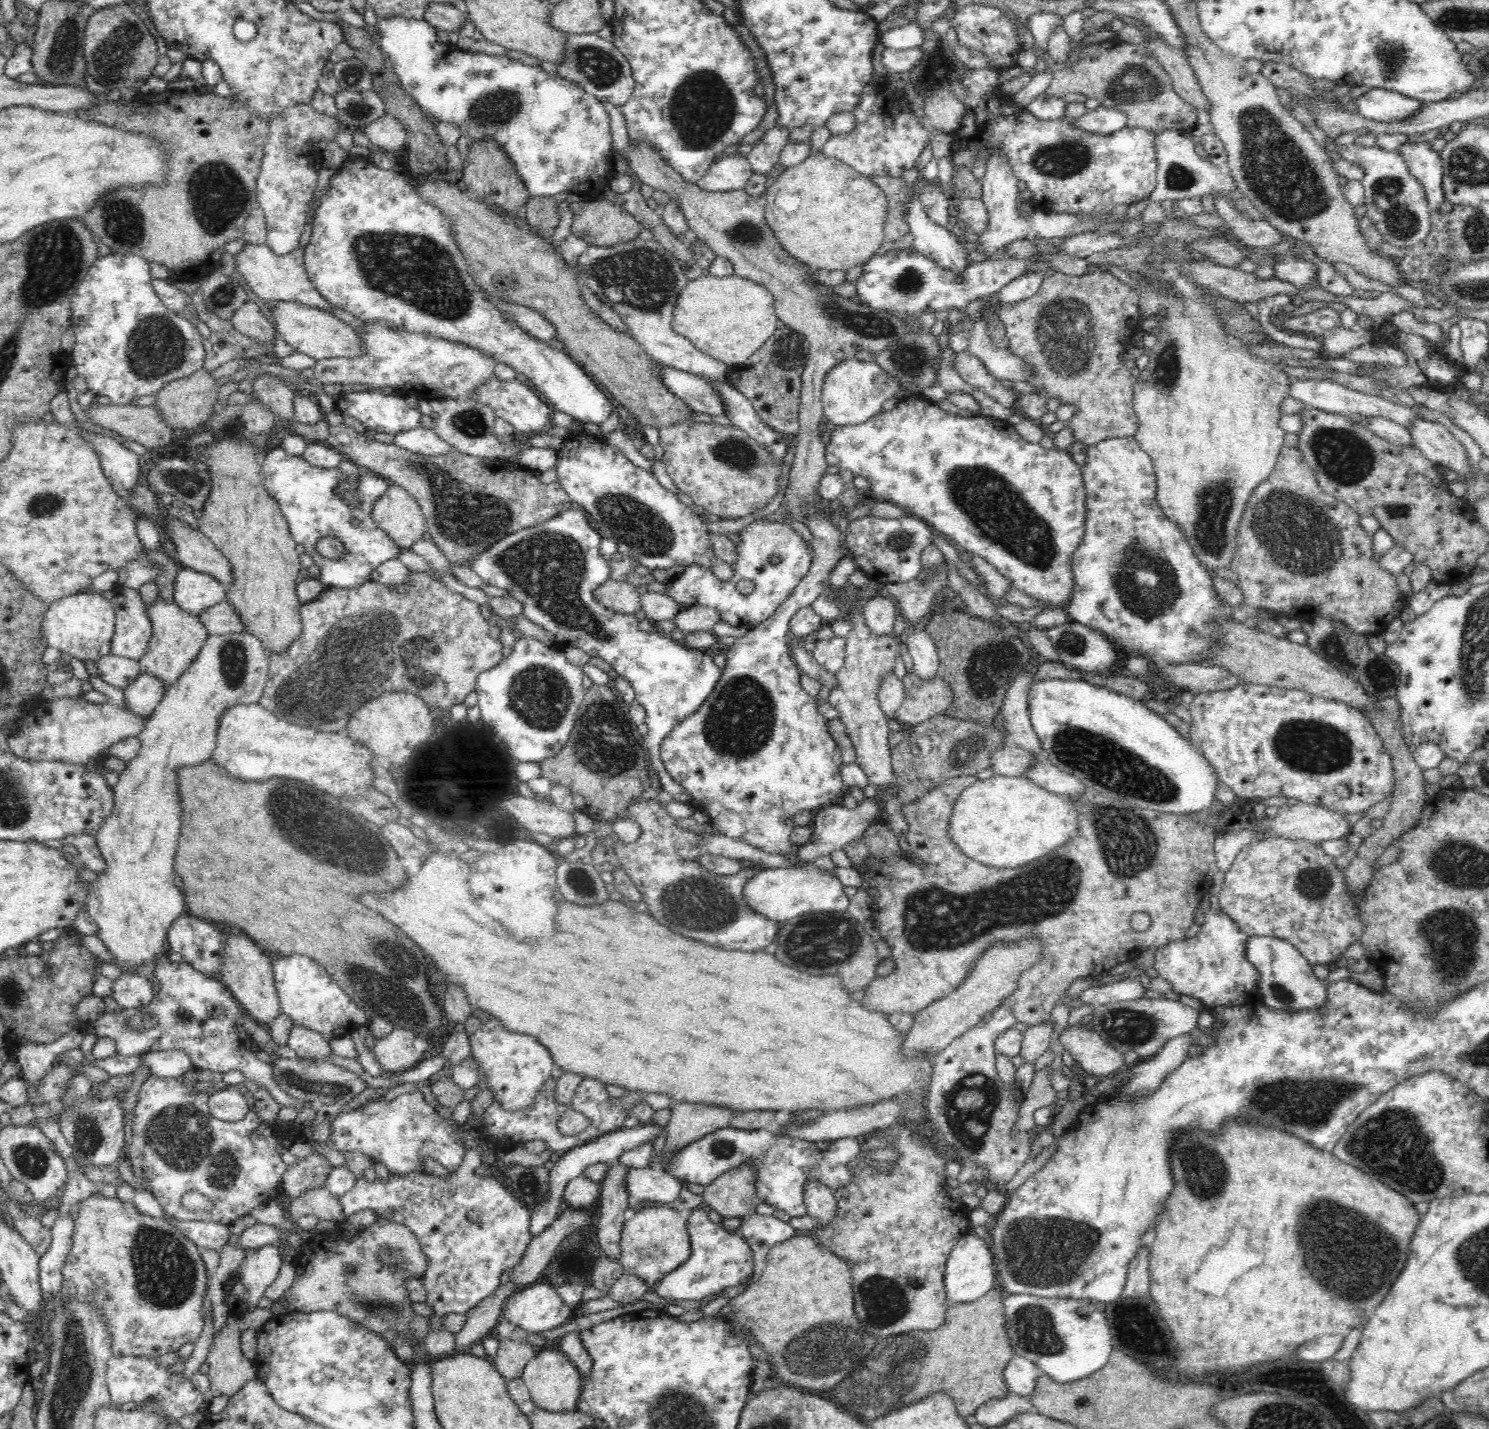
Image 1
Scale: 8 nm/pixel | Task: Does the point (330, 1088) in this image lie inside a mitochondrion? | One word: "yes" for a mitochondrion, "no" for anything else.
yes

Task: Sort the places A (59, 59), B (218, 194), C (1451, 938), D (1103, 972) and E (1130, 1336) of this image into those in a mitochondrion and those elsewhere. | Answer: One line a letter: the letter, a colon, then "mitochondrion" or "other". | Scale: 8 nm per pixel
A: mitochondrion
B: mitochondrion
C: mitochondrion
D: other
E: other

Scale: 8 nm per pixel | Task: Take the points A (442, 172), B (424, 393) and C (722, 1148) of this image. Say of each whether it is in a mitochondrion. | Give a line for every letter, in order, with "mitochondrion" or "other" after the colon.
A: other
B: other
C: mitochondrion

